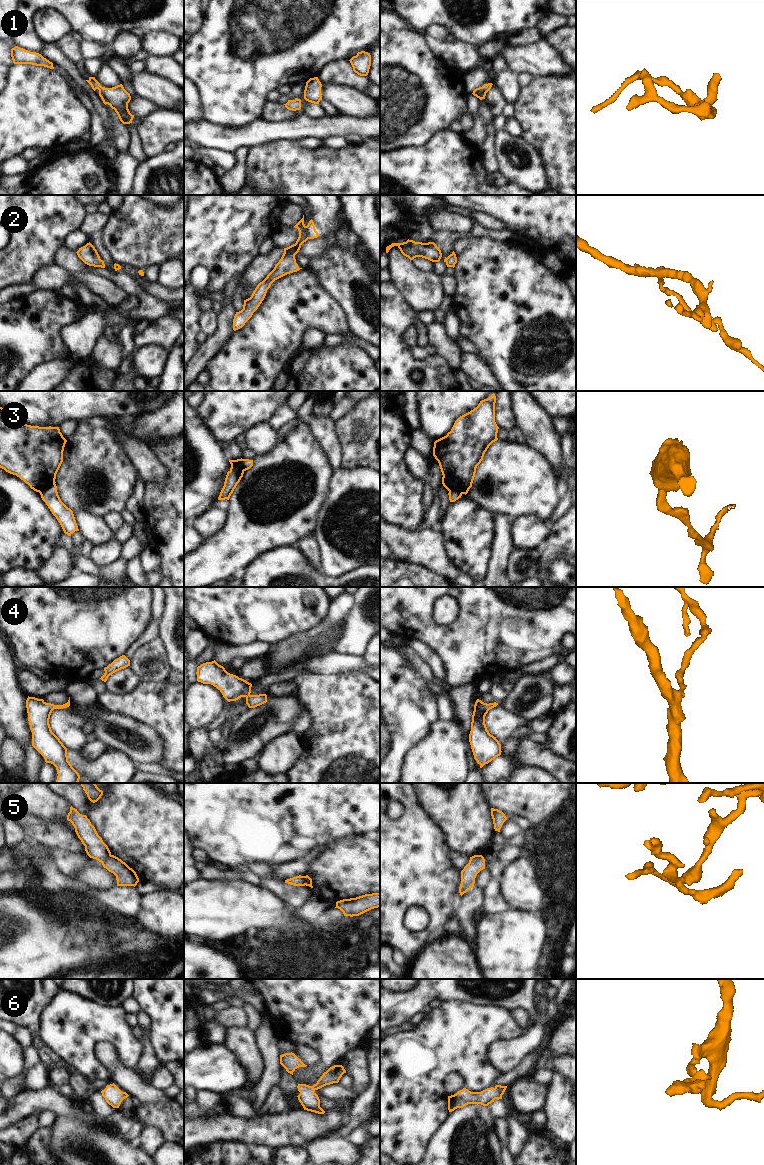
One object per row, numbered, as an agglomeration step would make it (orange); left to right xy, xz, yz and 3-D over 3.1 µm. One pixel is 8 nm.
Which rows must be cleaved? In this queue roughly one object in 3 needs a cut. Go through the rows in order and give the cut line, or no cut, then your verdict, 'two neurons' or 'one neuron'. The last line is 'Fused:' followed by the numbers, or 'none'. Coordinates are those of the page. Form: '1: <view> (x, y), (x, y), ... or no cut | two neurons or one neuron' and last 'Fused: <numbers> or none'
1: no cut | one neuron
2: no cut | one neuron
3: xy (54, 483), (40, 493) | two neurons
4: no cut | one neuron
5: xy (111, 855), (102, 864) | two neurons
6: no cut | one neuron
Fused: 3, 5

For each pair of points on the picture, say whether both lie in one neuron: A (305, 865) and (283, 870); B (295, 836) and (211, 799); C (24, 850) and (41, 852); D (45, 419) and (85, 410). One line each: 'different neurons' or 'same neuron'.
A: same neuron
B: same neuron
C: same neuron
D: same neuron

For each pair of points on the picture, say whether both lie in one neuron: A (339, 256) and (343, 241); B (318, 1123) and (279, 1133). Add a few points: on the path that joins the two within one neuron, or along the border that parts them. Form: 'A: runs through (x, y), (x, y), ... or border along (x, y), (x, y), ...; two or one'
A: border along (351, 234), (344, 248), (332, 238); two
B: runs through (308, 1125), (289, 1129); one

